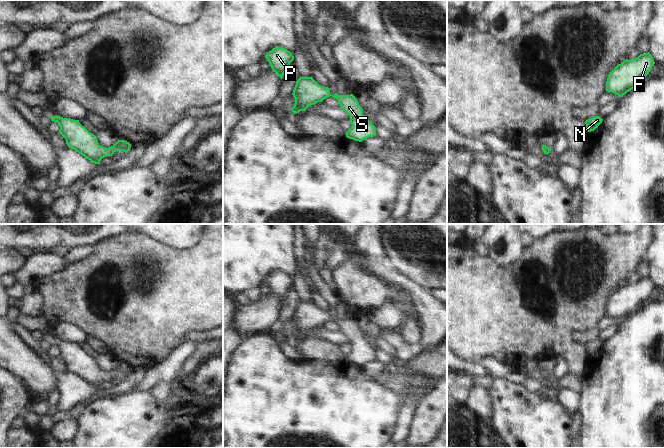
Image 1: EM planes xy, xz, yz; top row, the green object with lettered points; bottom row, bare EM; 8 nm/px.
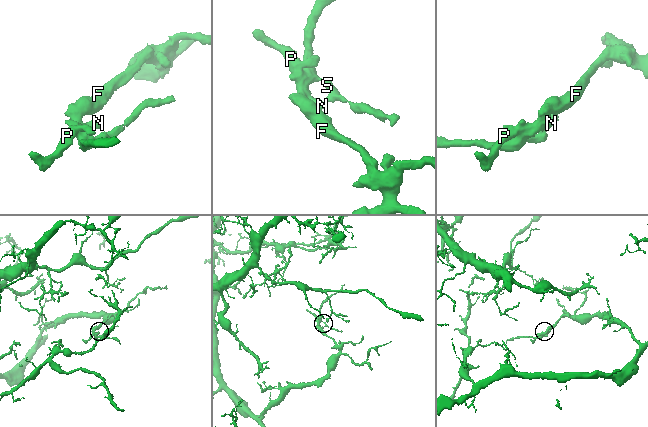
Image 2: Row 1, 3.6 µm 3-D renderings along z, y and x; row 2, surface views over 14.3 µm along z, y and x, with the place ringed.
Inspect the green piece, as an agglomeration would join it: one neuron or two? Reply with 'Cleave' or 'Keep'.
Keep

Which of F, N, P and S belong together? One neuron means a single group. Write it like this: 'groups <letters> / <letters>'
groups F N P S

